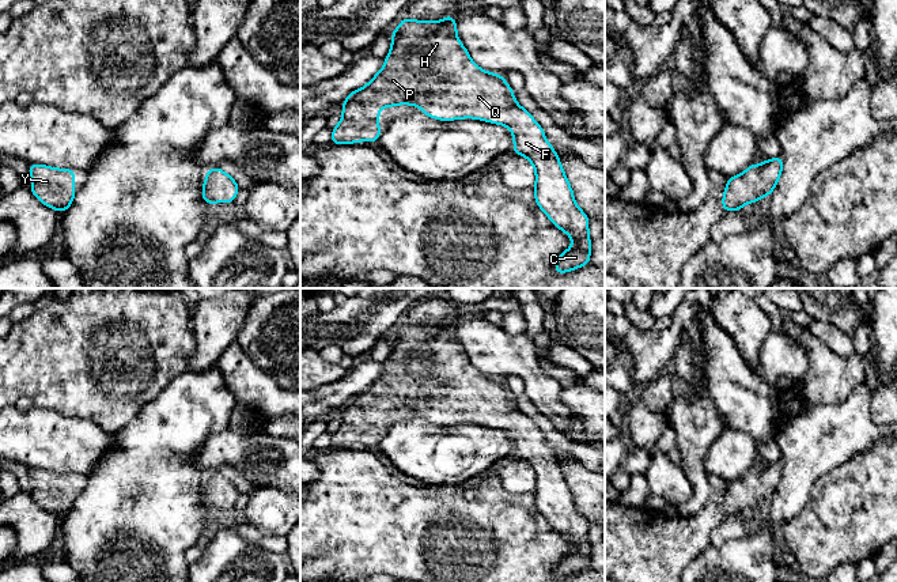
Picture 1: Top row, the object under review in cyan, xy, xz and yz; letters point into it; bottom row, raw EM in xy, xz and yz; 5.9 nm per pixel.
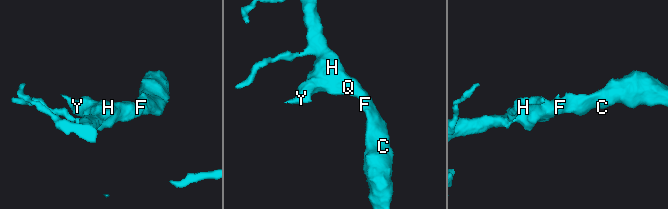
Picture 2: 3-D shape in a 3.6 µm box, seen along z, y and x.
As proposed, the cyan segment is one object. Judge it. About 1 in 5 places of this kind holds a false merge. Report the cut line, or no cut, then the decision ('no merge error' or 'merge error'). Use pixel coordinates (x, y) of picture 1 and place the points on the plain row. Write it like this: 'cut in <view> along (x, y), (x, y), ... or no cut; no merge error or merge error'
no cut; no merge error

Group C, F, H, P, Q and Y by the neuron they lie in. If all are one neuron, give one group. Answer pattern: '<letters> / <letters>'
C F H P Q Y

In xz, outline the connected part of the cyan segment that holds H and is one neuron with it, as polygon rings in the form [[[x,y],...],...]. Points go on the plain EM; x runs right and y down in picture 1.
[[[453,320],[439,326],[402,322],[400,330],[393,335],[391,352],[382,374],[342,407],[342,422],[332,434],[332,449],[378,446],[382,439],[379,412],[389,413],[395,409],[419,411],[421,417],[435,424],[477,423],[510,432],[514,458],[527,462],[535,473],[533,495],[537,510],[557,533],[572,543],[572,551],[557,563],[555,577],[569,577],[590,567],[590,522],[576,510],[559,460],[548,447],[544,432],[534,426],[530,416],[518,409],[512,393],[502,379],[487,377],[474,369],[458,344]]]

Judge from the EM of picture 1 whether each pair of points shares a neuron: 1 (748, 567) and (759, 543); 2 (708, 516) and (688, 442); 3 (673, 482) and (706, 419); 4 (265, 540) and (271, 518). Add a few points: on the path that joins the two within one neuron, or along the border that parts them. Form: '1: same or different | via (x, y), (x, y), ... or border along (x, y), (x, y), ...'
1: same | via (750, 562), (750, 555), (757, 548)
2: different | border along (708, 475), (707, 502), (695, 514), (677, 517)
3: different | border along (680, 465), (692, 486), (692, 497)
4: different | border along (246, 521), (264, 533), (284, 537)

